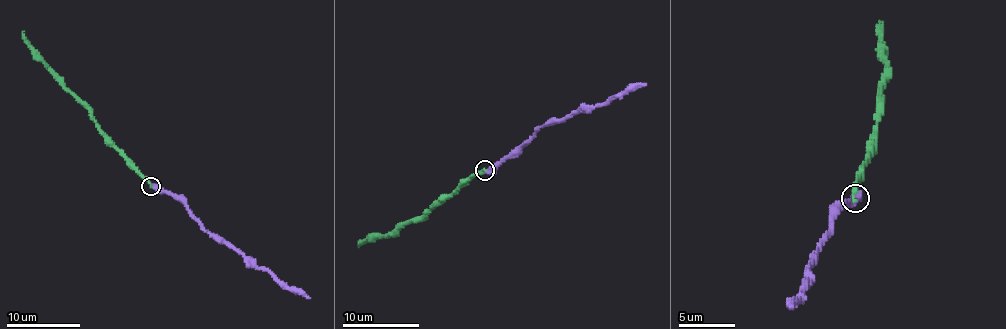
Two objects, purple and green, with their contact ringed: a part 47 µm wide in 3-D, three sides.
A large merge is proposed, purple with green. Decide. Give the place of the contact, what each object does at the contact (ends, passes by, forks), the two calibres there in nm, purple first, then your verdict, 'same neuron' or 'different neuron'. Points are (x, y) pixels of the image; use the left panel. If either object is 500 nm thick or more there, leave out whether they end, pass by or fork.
at (151, 186); purple ends there; green ends there; 480 nm thick on the purple side, 150 nm on the other; same neuron

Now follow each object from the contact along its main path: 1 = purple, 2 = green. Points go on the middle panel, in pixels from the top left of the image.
1: (484, 171), (492, 170), (515, 153), (541, 127), (563, 122), (646, 83)
2: (484, 169), (427, 214), (401, 224), (396, 231), (360, 245)

